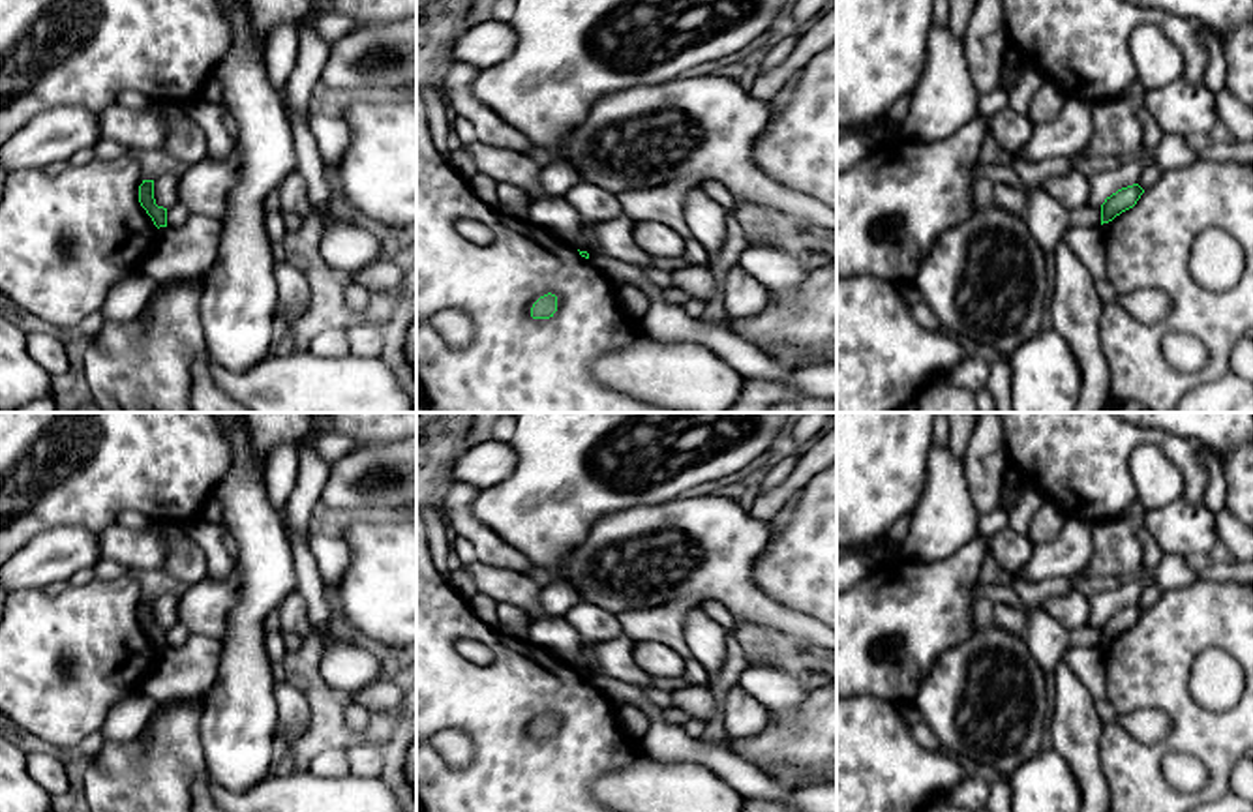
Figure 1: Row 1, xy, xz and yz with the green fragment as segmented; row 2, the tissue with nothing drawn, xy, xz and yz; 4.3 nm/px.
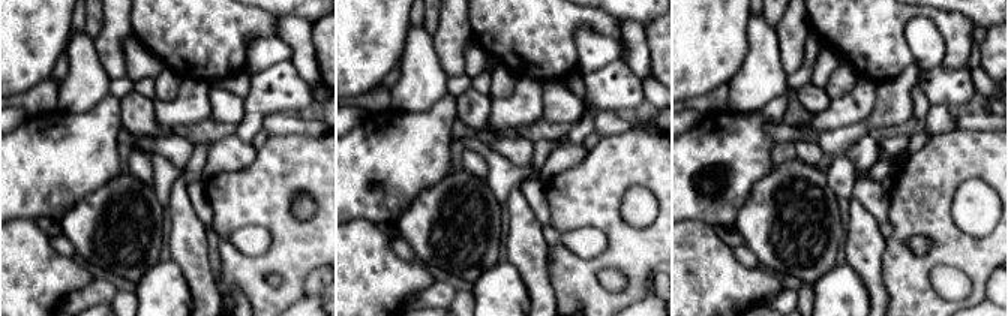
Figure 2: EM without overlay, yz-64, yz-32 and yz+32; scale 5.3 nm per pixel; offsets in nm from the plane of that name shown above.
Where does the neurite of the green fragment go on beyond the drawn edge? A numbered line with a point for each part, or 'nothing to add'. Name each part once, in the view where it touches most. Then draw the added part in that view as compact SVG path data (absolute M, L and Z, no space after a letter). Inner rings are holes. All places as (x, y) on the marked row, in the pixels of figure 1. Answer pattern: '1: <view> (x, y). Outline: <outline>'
nothing to add

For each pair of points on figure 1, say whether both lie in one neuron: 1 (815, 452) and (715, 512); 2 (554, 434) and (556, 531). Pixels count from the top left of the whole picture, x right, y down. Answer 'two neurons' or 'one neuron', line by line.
1: two neurons
2: one neuron

